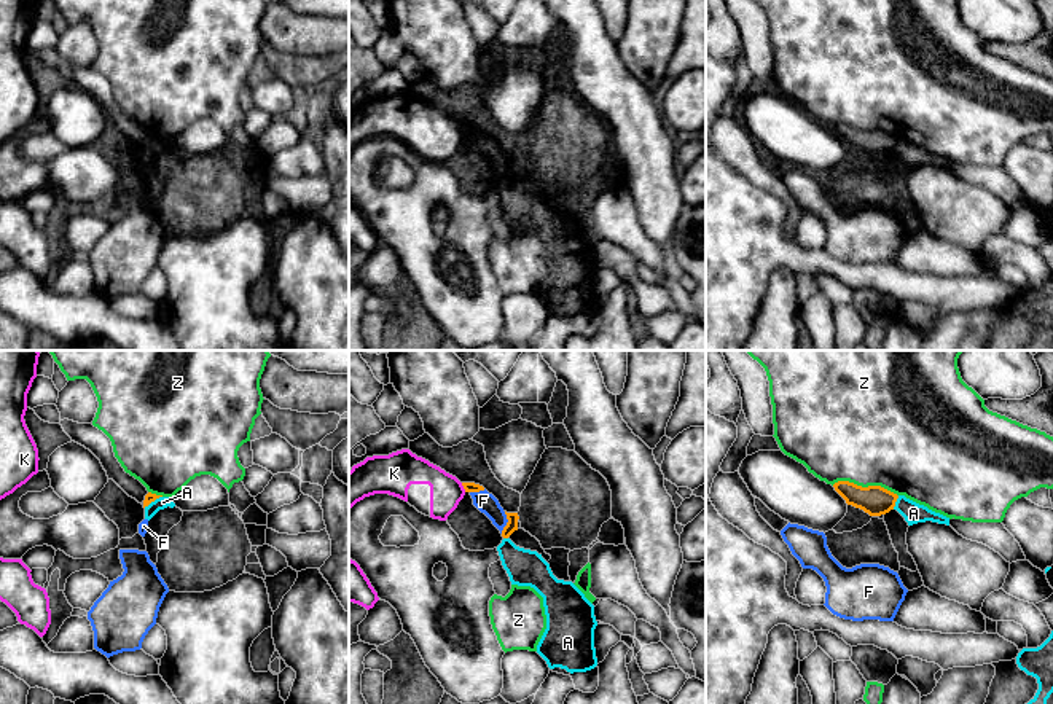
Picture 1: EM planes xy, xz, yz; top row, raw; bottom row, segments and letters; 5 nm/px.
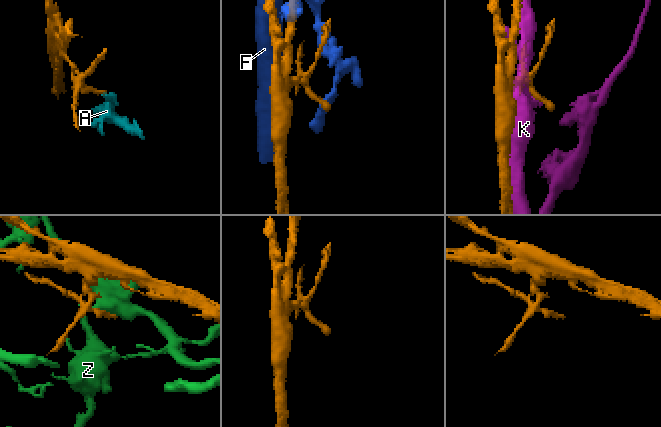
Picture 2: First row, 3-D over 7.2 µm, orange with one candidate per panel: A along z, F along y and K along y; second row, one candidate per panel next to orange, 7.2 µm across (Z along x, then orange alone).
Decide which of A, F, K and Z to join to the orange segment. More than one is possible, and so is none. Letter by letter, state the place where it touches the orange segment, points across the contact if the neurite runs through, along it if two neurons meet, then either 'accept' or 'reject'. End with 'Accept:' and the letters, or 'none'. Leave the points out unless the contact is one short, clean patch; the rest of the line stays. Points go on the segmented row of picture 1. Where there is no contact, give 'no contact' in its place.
A: contact yz (896, 500); way yz (875, 500), (896, 500), (913, 513); accept
F: contact xz (507, 523); reject
K: contact xz (464, 488); reject
Z: contact yz (865, 488); reject
Accept: A

